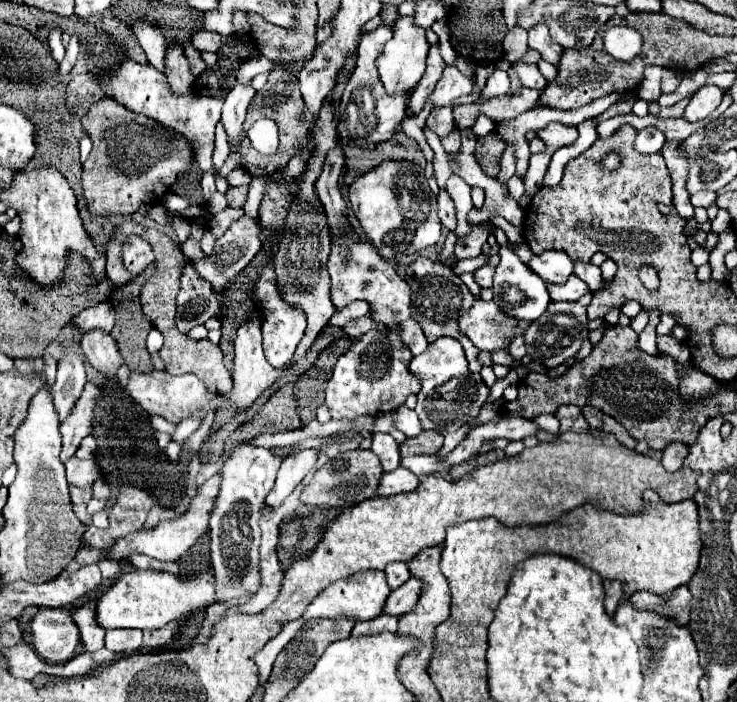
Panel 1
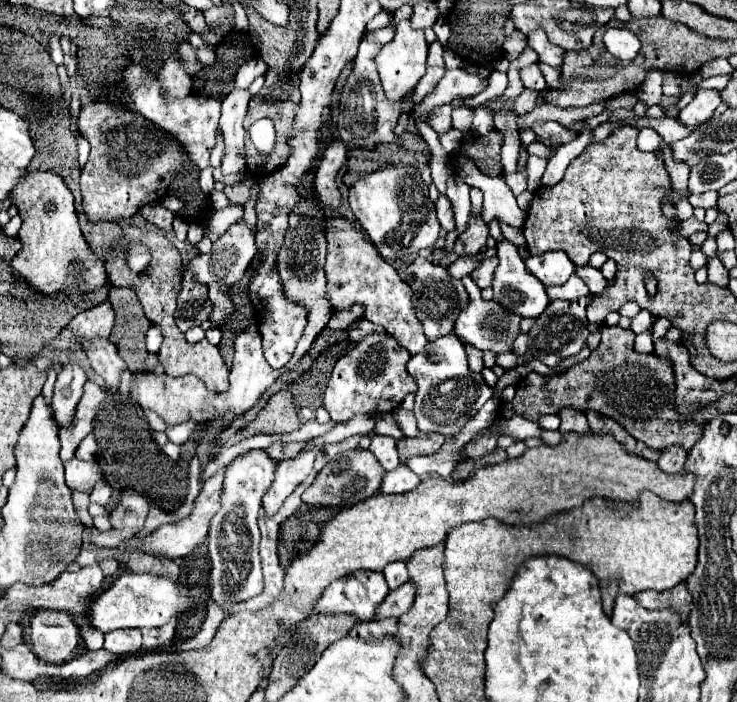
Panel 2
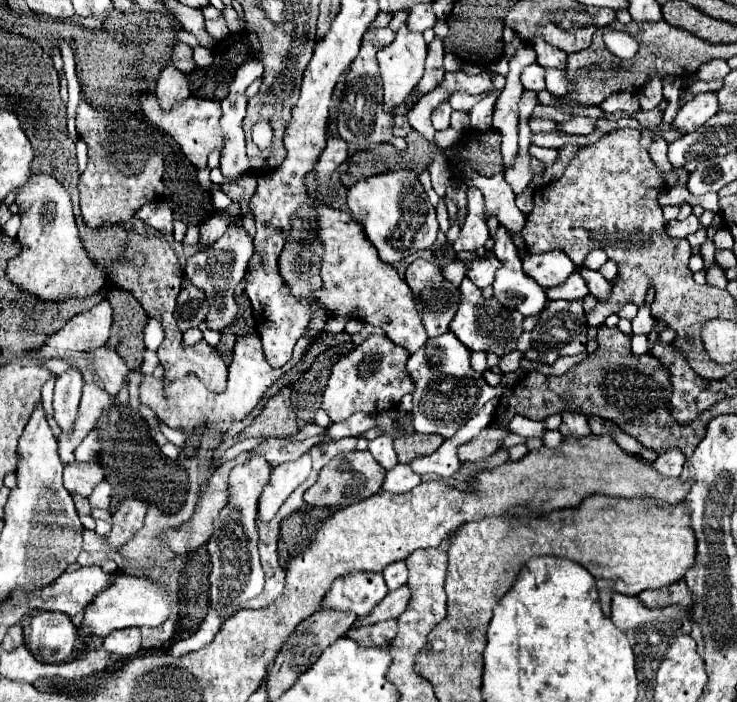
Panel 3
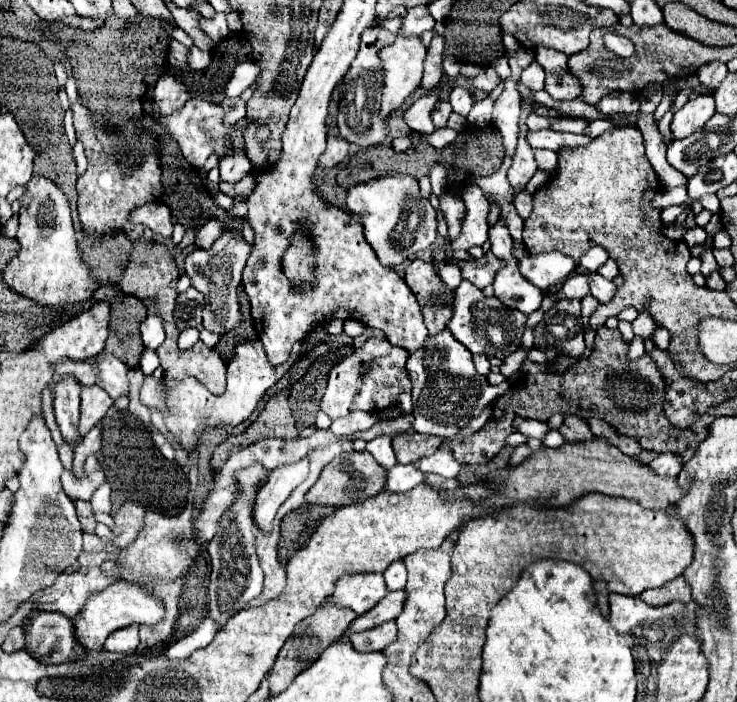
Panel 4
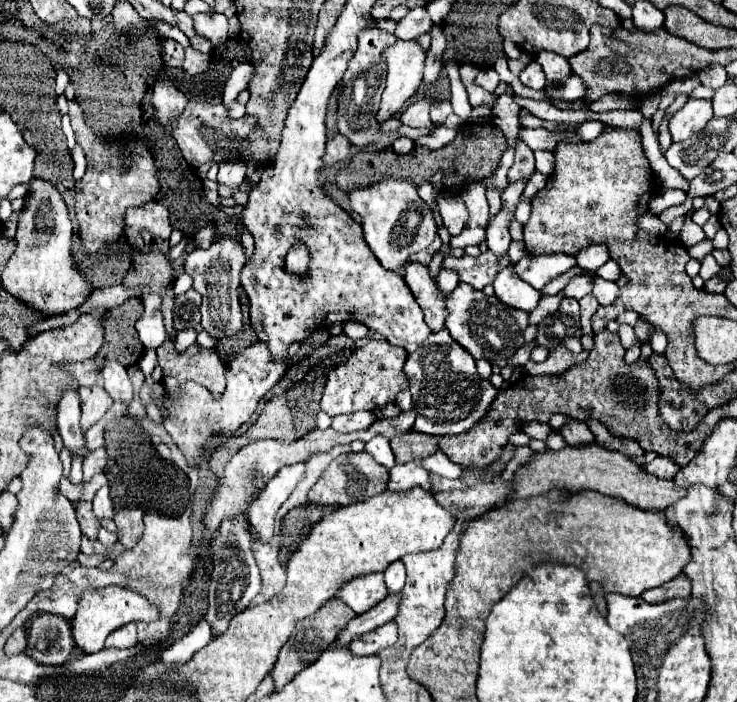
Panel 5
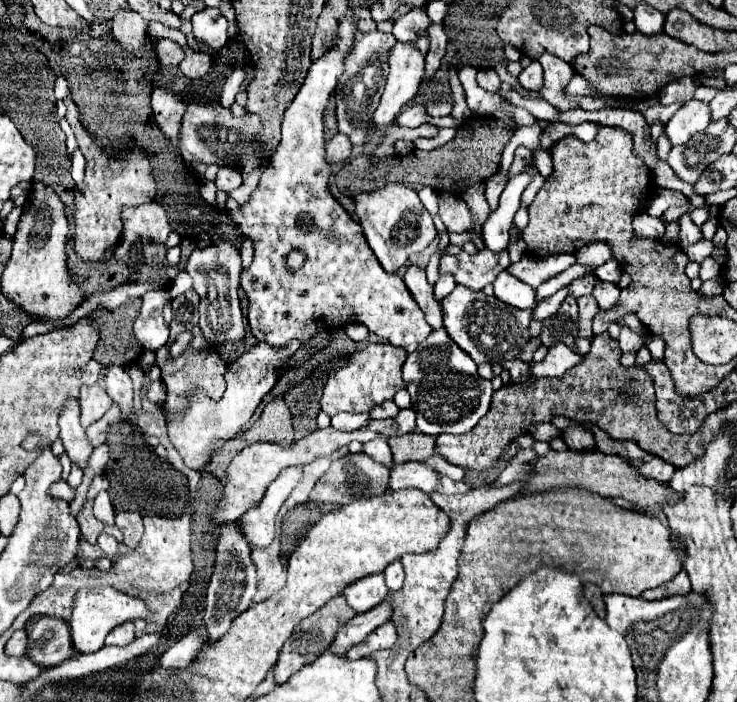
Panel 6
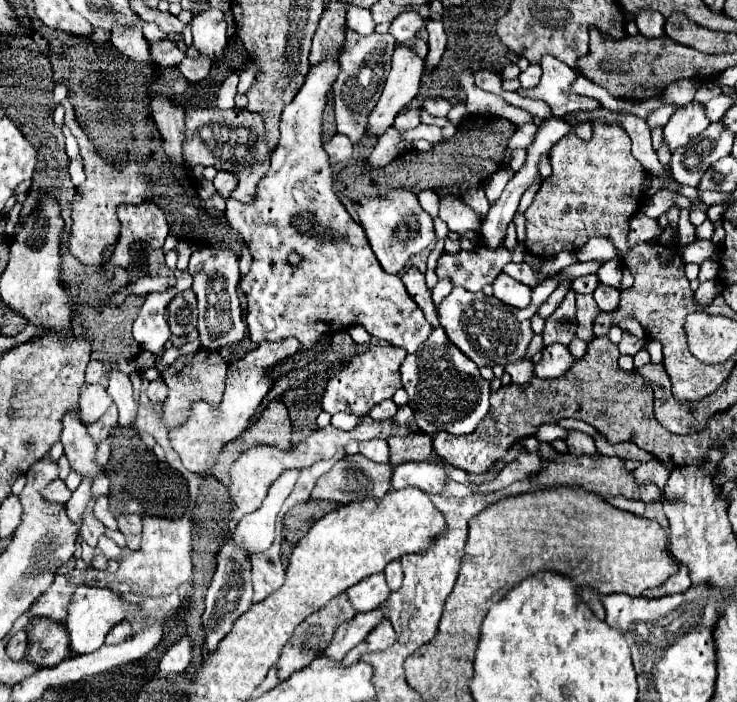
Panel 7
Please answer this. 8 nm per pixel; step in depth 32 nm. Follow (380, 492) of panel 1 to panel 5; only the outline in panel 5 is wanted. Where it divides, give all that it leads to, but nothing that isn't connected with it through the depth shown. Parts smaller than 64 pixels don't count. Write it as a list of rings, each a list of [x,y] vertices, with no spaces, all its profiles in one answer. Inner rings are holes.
[[[412,462],[412,464],[396,464],[390,470],[388,490],[392,490],[392,492],[406,492],[406,490],[410,490],[414,486],[422,486],[426,490],[432,488],[430,474],[418,462]]]

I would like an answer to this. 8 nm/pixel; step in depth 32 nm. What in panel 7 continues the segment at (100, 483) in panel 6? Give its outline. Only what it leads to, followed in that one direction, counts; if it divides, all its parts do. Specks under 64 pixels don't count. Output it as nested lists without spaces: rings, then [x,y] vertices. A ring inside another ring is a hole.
[[[98,474],[98,476],[94,478],[94,482],[92,482],[92,496],[98,498],[100,494],[108,494],[108,488],[110,488],[108,478],[106,478],[104,474]]]

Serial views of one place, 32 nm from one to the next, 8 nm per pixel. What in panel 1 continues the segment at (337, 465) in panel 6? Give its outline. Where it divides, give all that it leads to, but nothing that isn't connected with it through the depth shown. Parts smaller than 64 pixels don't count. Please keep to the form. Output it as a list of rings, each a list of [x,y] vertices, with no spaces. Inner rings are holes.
[[[350,450],[340,454],[338,458],[326,462],[320,470],[316,470],[310,484],[302,490],[300,502],[314,504],[314,506],[338,506],[338,508],[352,508],[362,500],[368,500],[376,492],[376,484],[382,476],[382,468],[378,456],[372,450]]]

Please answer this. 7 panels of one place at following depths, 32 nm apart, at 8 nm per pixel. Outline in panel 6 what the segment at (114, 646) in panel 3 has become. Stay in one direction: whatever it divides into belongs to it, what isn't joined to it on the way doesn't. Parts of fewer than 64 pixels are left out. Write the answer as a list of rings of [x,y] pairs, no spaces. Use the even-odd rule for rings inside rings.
[[[134,622],[122,624],[120,628],[114,628],[108,636],[106,636],[106,646],[126,646],[132,640],[136,640],[136,632],[134,632]]]

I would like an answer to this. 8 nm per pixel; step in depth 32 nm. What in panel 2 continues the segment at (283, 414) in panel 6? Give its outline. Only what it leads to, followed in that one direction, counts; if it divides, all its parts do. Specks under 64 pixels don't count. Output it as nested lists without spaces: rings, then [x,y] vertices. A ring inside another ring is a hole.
[[[290,386],[274,394],[258,412],[256,420],[248,424],[248,434],[284,434],[300,428],[296,406],[292,402]]]

